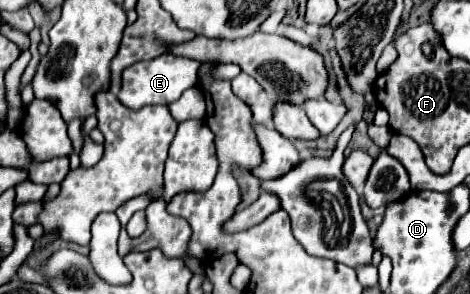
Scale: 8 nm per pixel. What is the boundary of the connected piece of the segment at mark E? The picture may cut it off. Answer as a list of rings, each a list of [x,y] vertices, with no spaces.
[[[162,54],[152,60],[140,60],[124,68],[118,100],[130,110],[140,110],[152,104],[172,104],[182,96],[184,90],[198,84],[198,68],[200,68],[200,62],[192,58],[176,58],[174,54]]]

